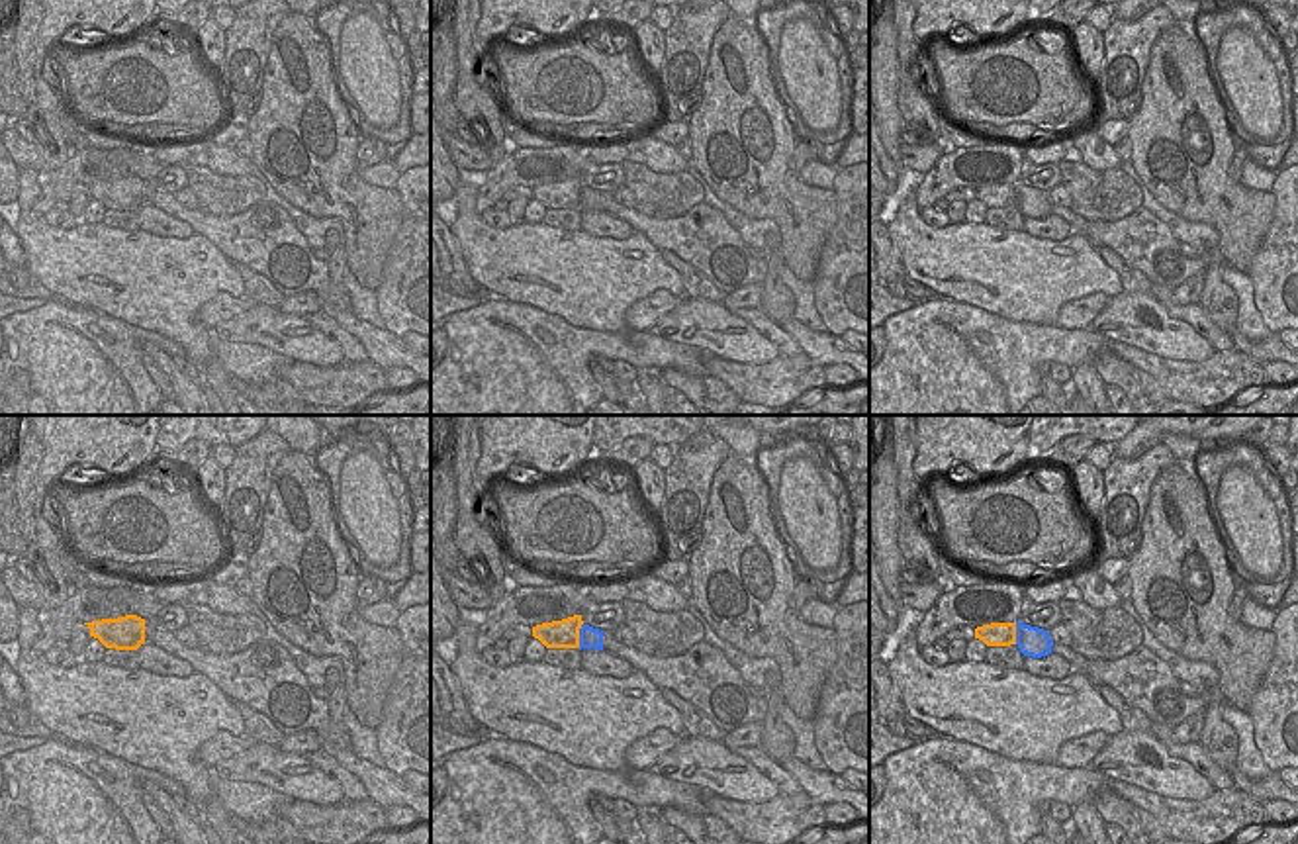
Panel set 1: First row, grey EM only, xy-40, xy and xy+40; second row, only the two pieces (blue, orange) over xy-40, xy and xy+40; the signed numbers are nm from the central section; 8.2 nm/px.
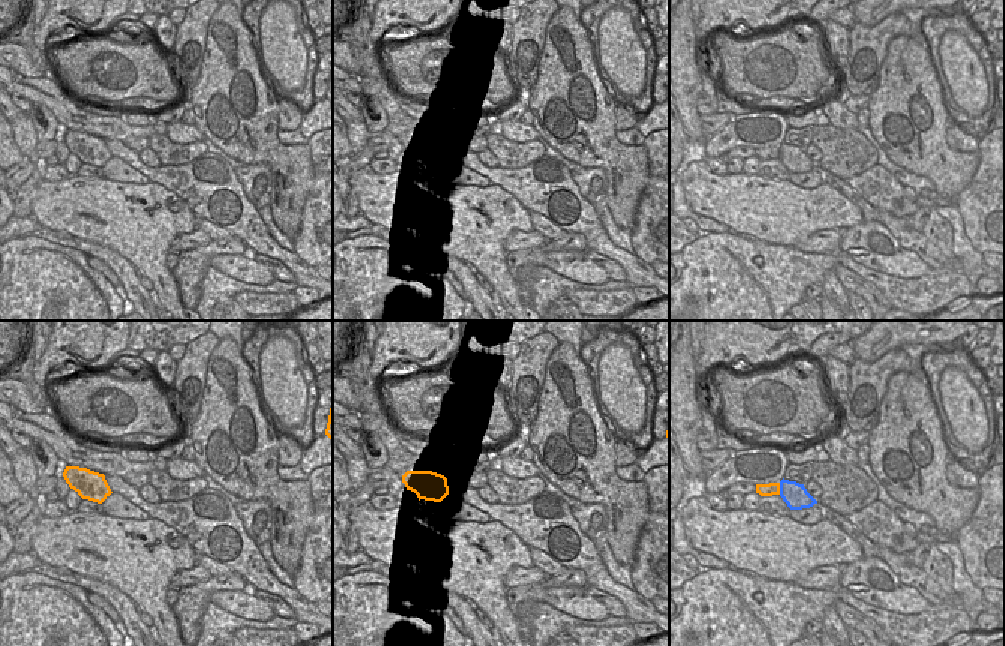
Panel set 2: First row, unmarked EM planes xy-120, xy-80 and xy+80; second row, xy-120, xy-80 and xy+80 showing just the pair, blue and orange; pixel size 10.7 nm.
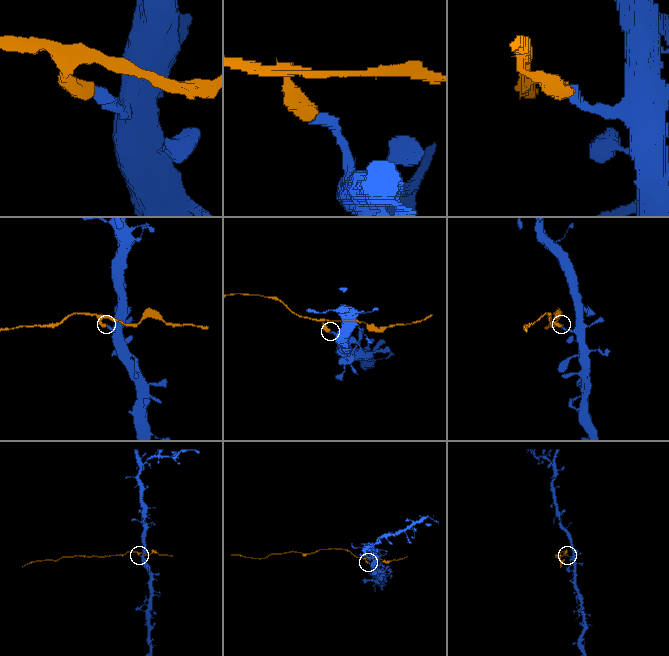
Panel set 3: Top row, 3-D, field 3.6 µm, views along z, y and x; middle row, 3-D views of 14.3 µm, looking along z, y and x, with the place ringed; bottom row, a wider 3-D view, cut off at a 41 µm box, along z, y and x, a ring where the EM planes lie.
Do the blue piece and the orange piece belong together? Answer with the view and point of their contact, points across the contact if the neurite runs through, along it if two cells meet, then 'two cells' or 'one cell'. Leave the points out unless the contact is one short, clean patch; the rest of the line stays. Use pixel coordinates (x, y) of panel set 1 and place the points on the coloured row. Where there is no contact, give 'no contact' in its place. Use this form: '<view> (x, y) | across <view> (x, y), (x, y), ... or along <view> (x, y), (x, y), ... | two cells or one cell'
xy (580, 635) | along xy (582, 623), (578, 647) | two cells

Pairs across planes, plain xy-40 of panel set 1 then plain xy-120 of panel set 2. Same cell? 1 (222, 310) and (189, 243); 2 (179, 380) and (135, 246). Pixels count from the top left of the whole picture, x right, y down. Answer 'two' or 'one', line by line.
1: one
2: two

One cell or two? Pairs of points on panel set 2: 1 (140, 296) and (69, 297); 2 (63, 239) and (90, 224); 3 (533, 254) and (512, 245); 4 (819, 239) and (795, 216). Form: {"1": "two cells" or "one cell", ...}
{"1": "two cells", "2": "two cells", "3": "two cells", "4": "two cells"}

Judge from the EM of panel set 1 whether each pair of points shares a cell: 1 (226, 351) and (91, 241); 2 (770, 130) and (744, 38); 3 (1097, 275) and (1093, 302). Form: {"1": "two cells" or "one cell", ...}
{"1": "two cells", "2": "one cell", "3": "two cells"}

